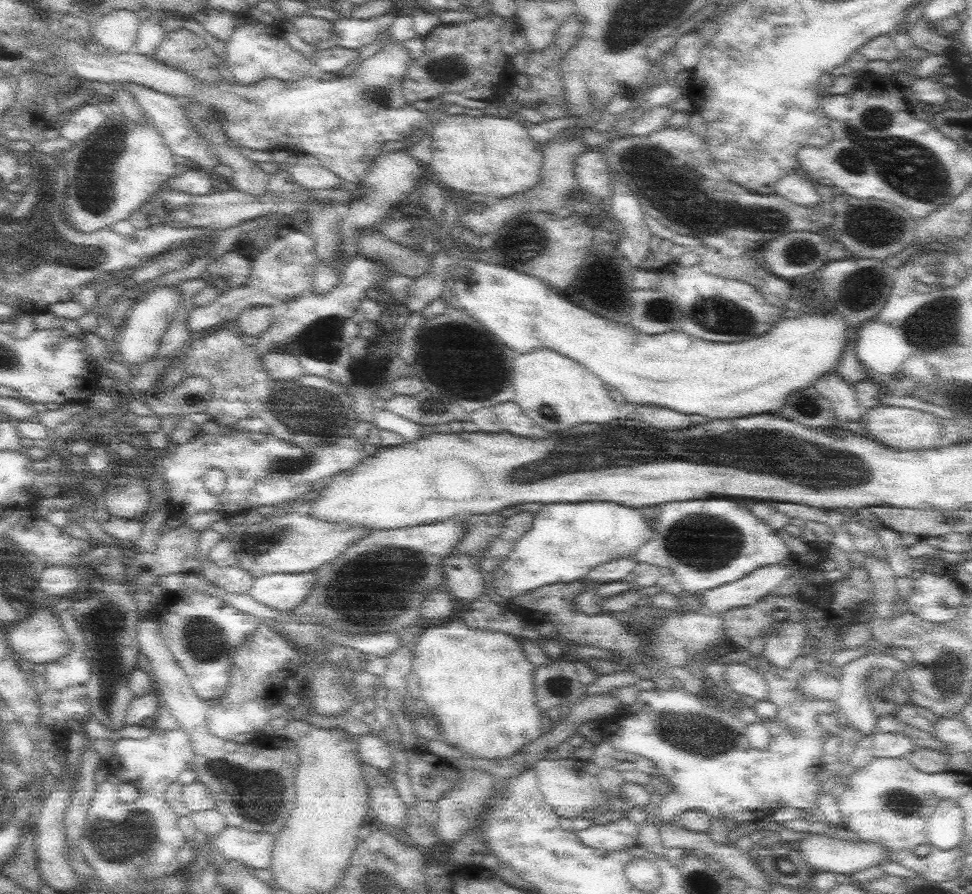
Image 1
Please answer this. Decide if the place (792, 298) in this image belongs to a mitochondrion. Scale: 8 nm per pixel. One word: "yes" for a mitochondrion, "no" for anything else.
no

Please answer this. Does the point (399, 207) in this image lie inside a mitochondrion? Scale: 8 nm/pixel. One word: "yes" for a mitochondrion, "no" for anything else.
no

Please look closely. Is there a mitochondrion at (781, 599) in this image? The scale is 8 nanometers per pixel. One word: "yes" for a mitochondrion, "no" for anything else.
no

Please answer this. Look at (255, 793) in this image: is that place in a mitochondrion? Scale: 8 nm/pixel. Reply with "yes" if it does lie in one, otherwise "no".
yes

